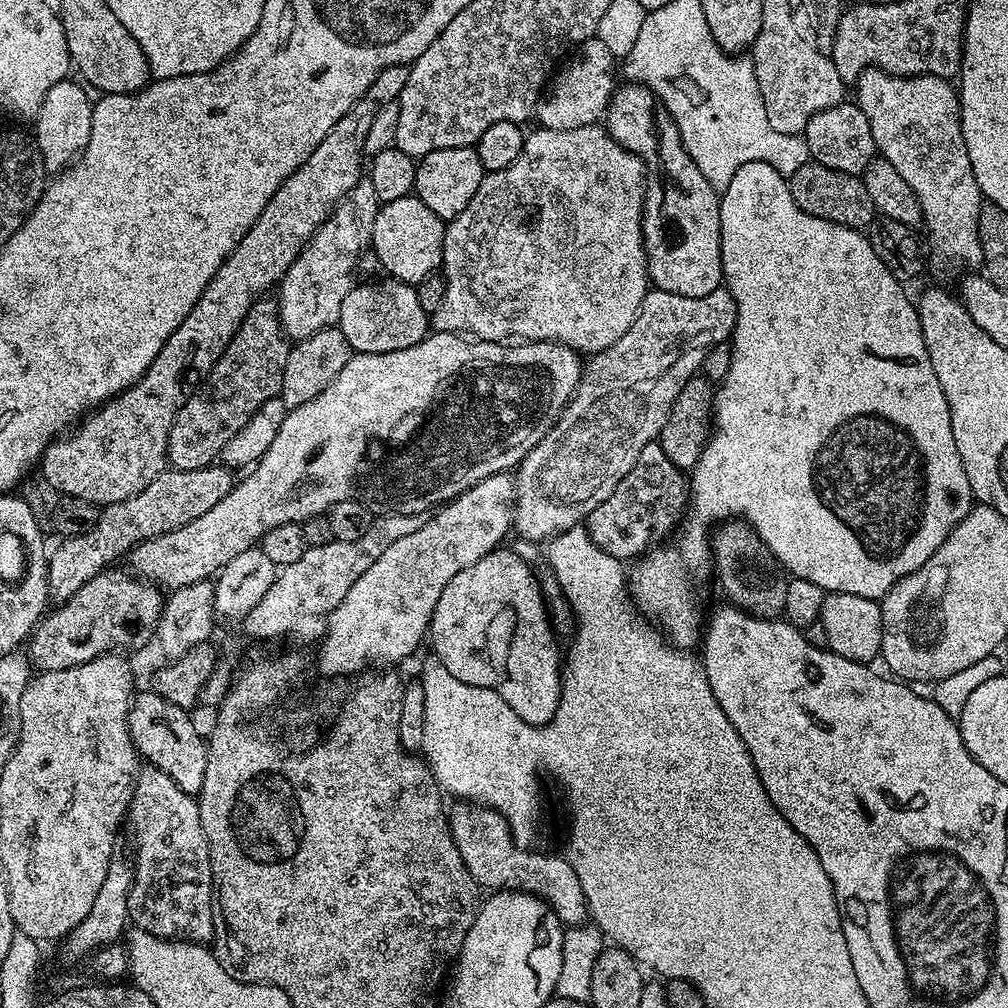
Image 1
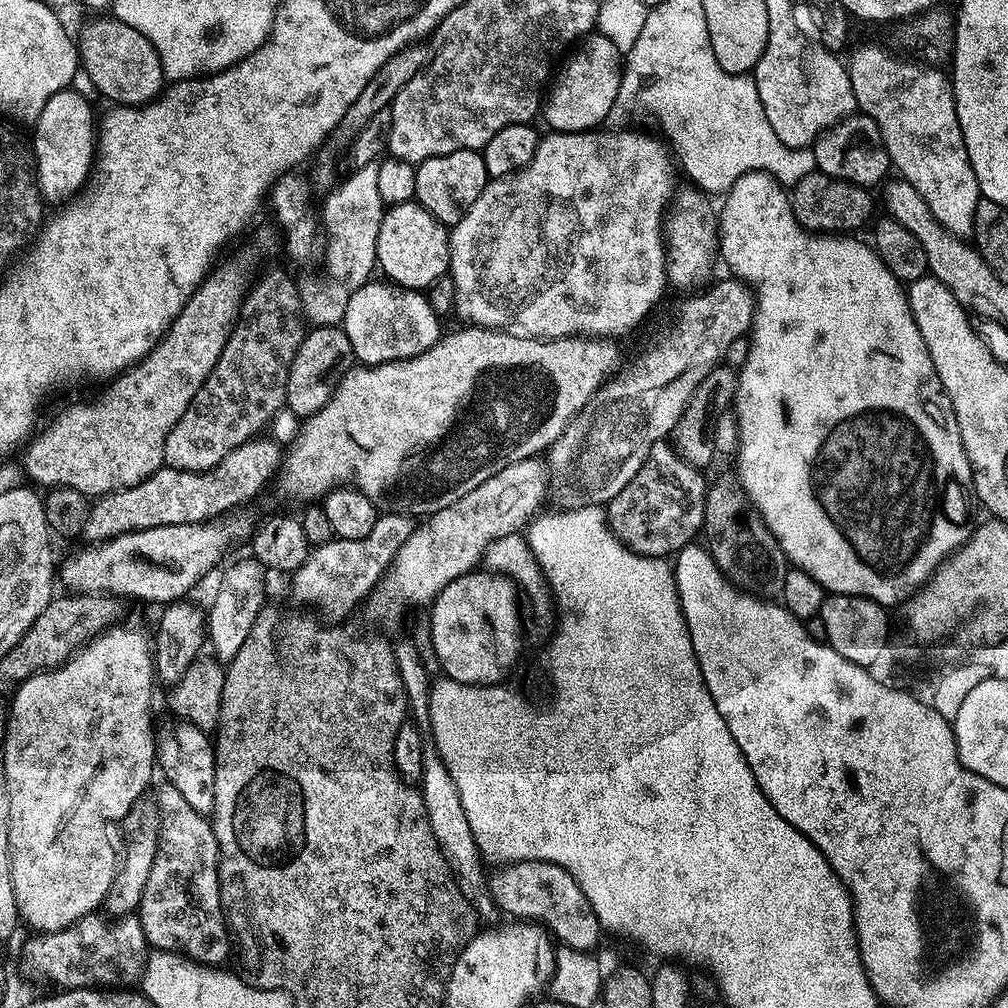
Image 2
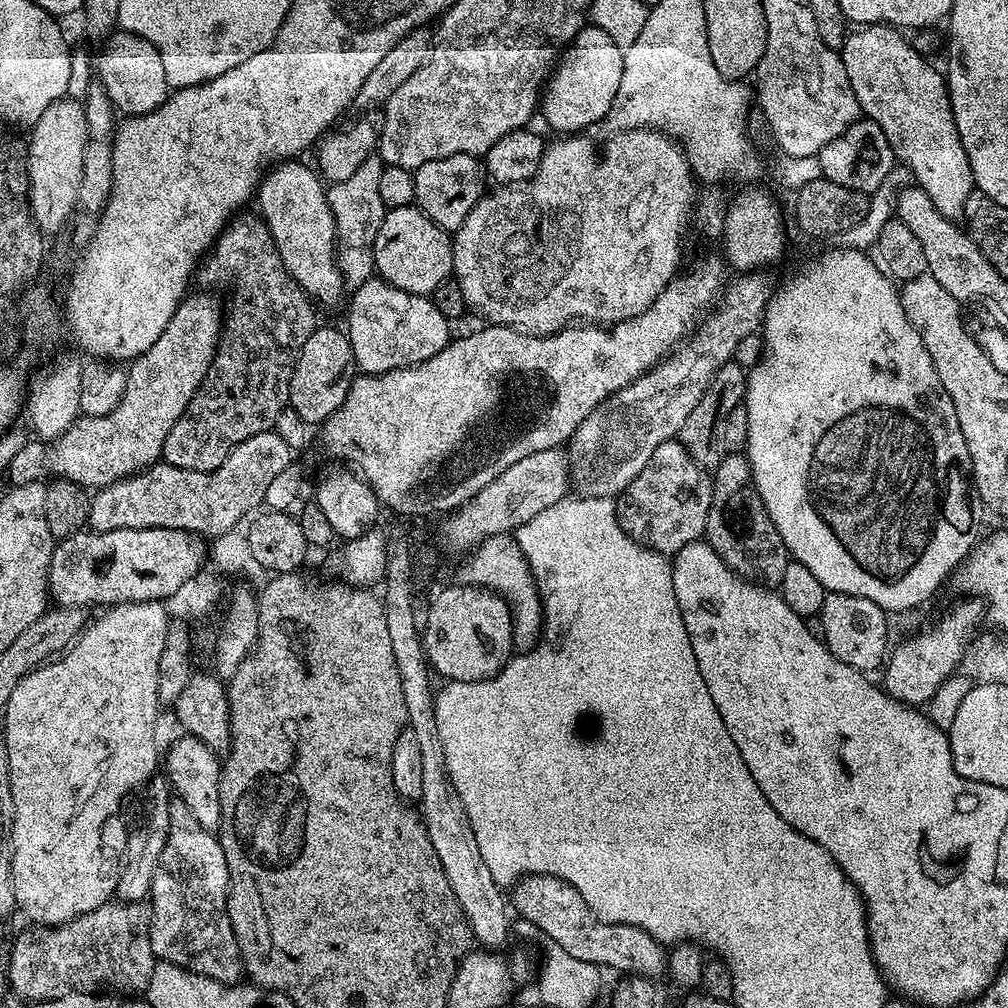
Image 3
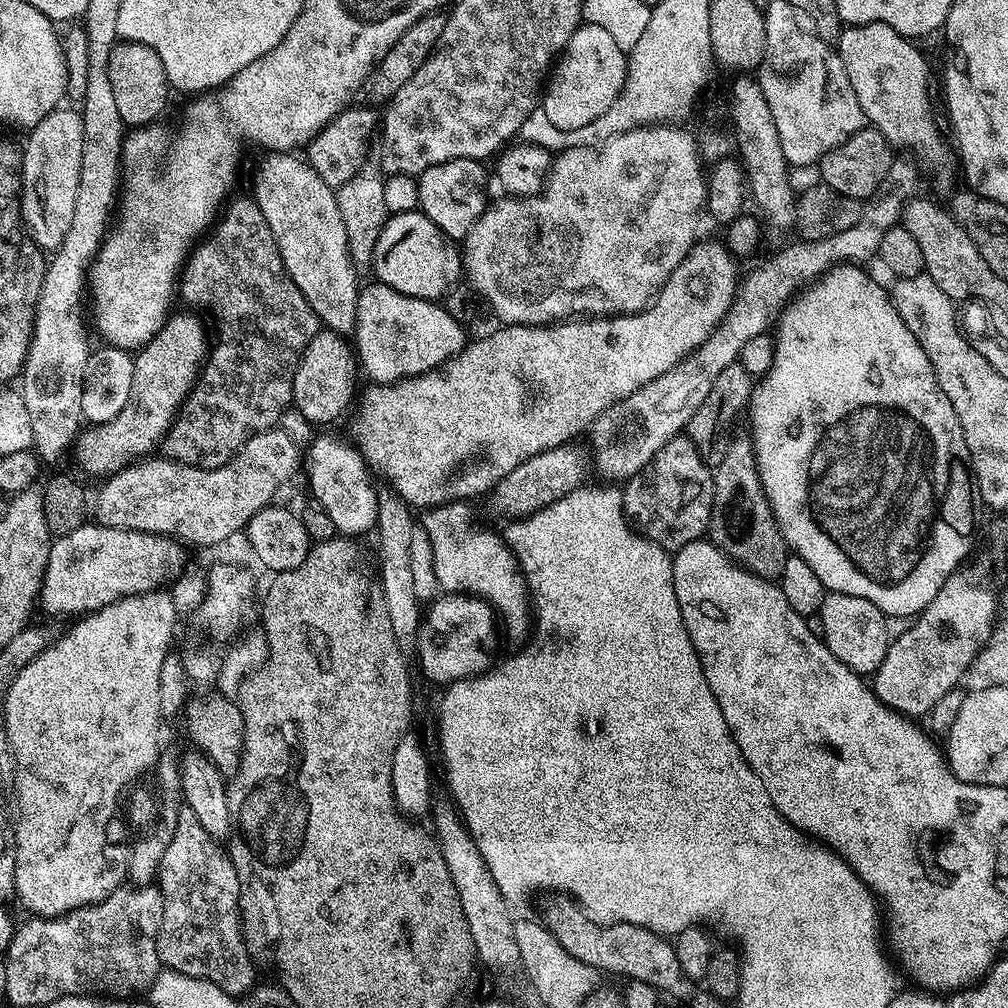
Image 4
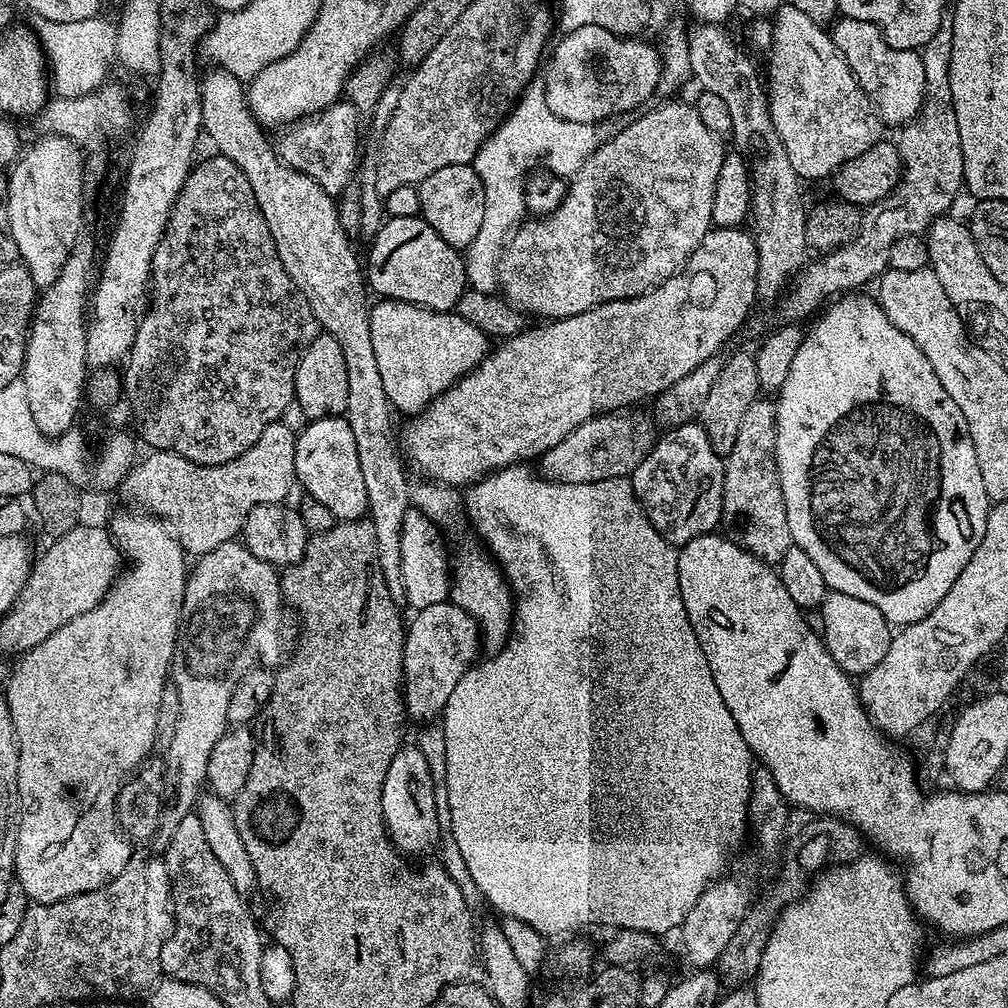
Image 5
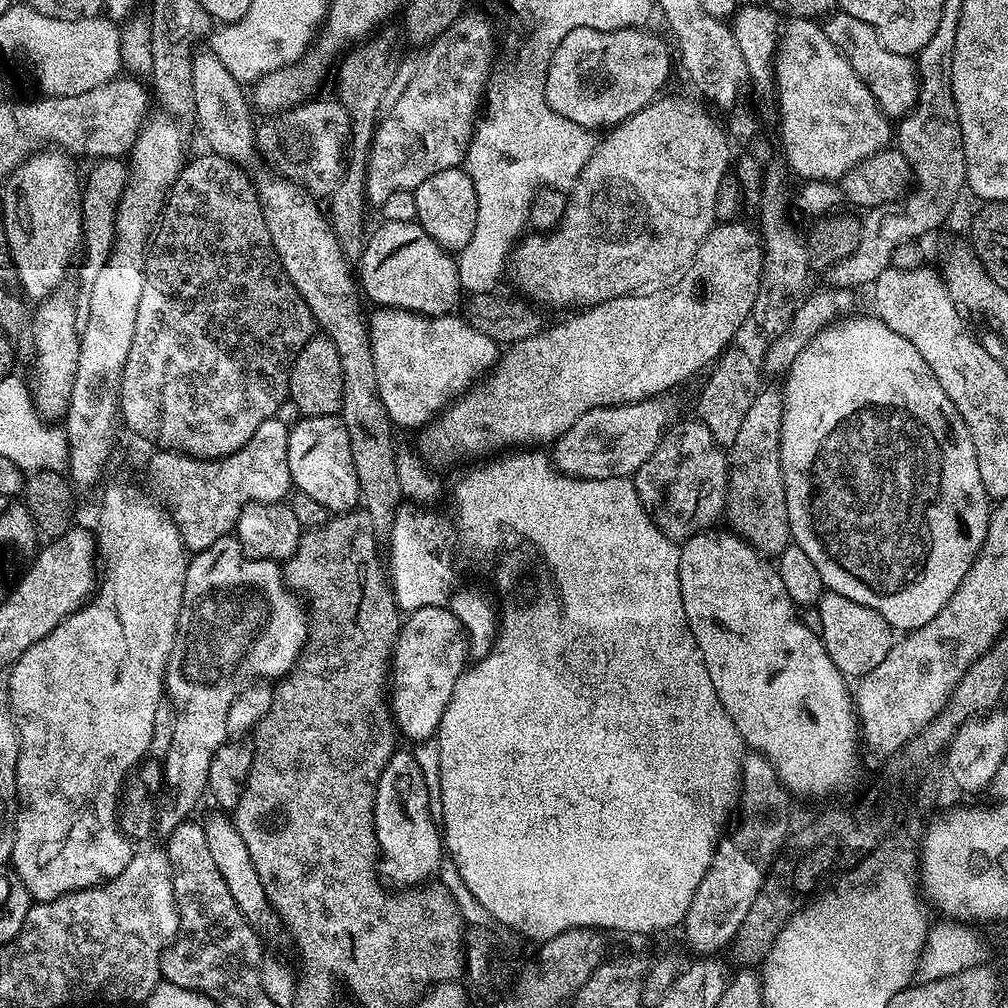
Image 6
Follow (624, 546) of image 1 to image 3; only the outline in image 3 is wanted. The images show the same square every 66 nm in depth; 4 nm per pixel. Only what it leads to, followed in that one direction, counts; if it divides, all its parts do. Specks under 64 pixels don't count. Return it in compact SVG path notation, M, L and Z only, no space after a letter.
M679 439L667 440L658 446L658 450L654 450L650 462L646 462L644 469L634 478L634 482L630 482L627 490L620 493L616 500L616 517L626 535L671 558L678 550L682 550L682 546L697 543L703 537L712 504L712 482L713 477L700 468L694 458L690 458Z

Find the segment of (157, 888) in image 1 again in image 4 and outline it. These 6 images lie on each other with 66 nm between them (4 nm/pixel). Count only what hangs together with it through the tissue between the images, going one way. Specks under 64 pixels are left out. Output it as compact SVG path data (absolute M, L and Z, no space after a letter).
M187 806L181 807L174 838L162 854L158 887L164 895L164 919L156 936L161 965L169 972L214 982L214 986L237 998L251 993L257 983L256 968L244 938L236 868L221 841L202 830L202 822Z

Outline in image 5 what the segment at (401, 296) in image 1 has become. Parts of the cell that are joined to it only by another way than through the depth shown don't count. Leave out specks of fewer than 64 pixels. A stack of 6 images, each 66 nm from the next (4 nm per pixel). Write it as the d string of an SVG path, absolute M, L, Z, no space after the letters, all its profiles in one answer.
M380 298L371 305L368 326L378 374L382 374L382 390L386 390L389 405L397 413L423 412L450 385L481 364L490 351L489 337L455 311L435 312Z

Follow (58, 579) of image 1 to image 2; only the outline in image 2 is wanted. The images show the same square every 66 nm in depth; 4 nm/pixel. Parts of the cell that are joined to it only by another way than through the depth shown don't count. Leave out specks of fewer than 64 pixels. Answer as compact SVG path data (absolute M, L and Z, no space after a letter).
M253 438L247 444L238 446L217 468L208 472L183 472L177 468L167 466L157 470L150 478L146 478L138 486L127 488L121 492L112 492L108 496L101 496L91 505L88 514L88 528L94 530L101 538L121 536L124 532L150 530L154 526L174 526L175 524L202 524L206 520L215 520L223 517L223 512L236 508L246 500L252 499L263 490L268 479L275 477L282 463L282 448L272 440Z

